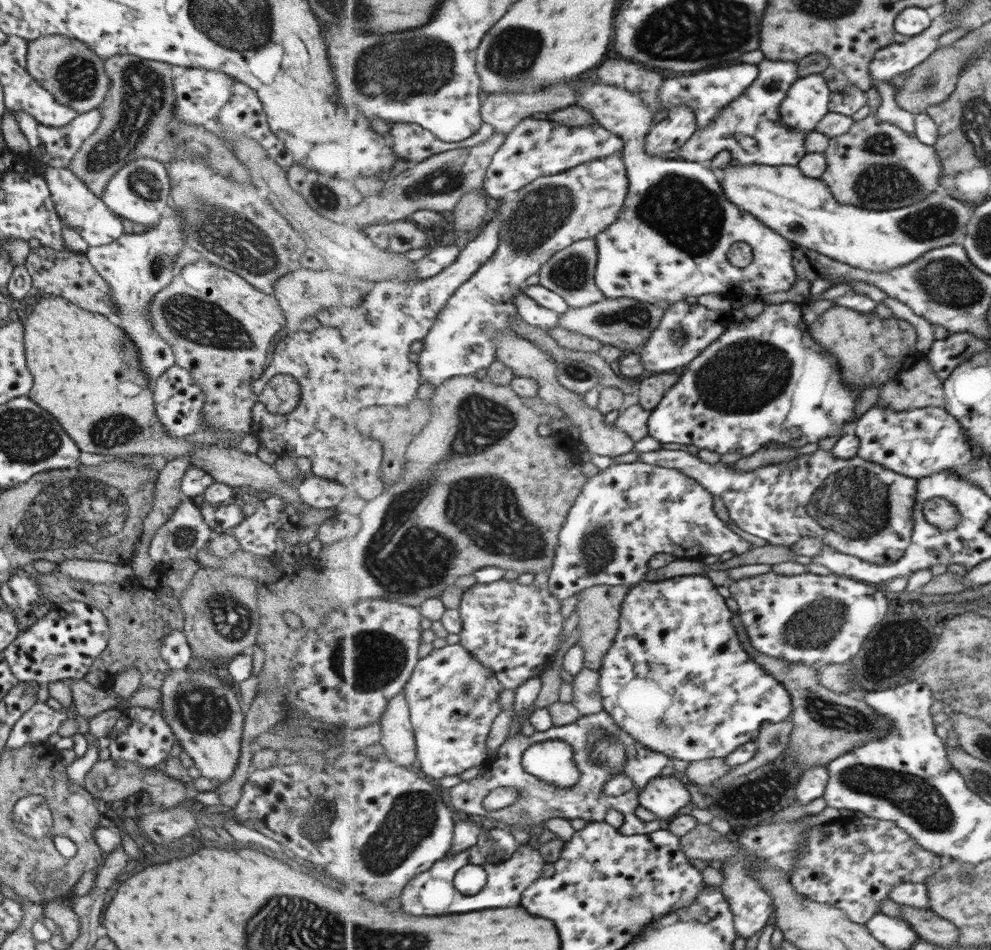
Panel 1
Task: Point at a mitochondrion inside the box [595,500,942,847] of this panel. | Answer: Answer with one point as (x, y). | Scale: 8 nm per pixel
(759, 794)

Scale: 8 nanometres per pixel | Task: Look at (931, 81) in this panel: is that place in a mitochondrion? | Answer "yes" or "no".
yes

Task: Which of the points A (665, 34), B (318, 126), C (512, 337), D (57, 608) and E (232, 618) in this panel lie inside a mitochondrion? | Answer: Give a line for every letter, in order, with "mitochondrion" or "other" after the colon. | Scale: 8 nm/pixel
A: mitochondrion
B: other
C: other
D: other
E: mitochondrion

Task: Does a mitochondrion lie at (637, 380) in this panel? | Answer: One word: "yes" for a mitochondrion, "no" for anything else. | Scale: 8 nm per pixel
no

